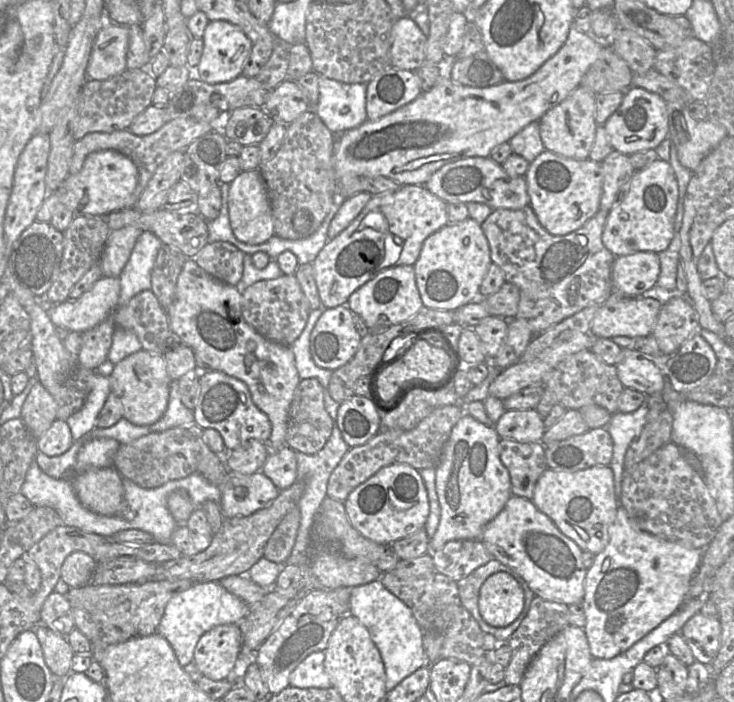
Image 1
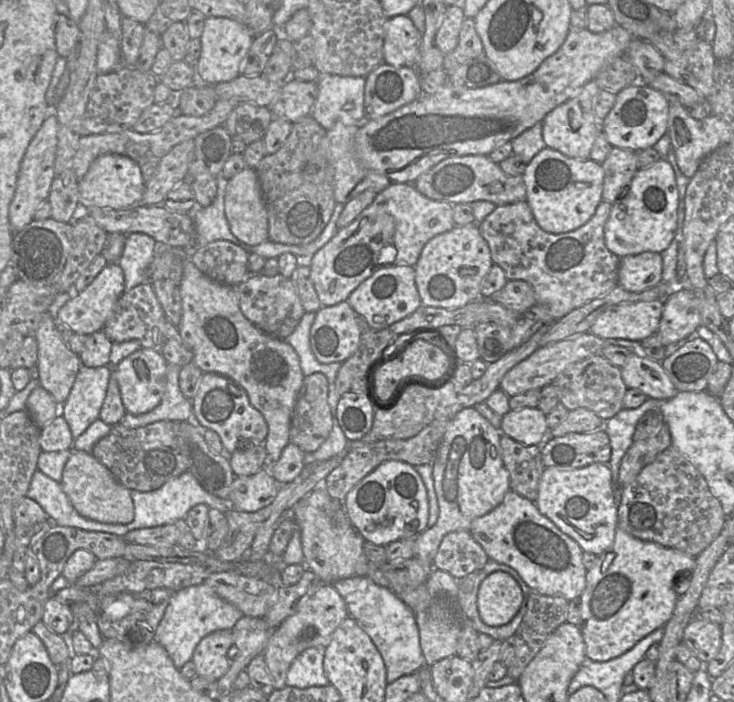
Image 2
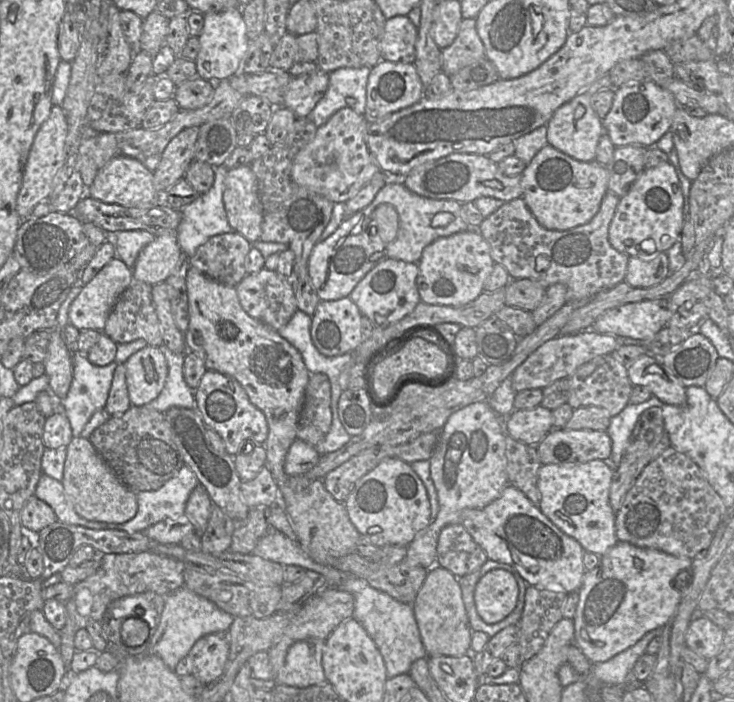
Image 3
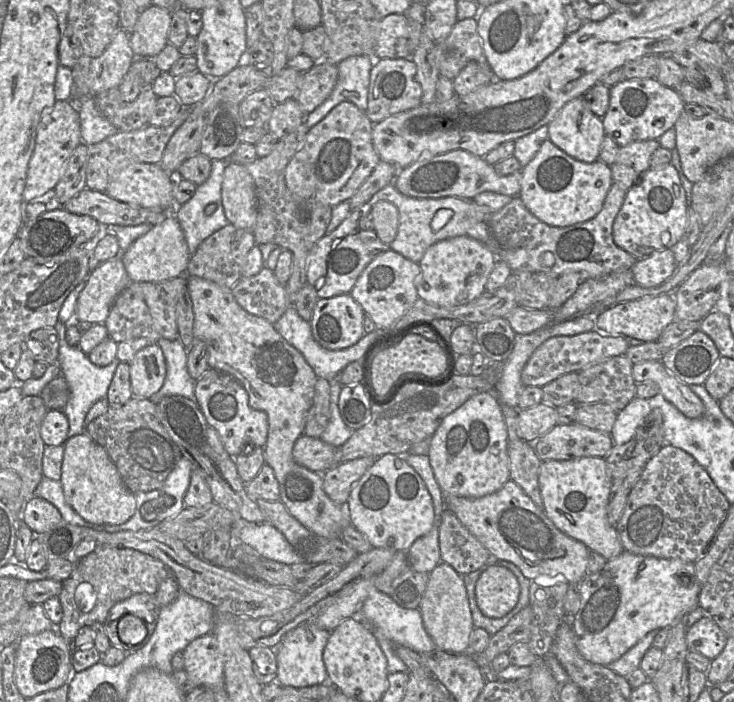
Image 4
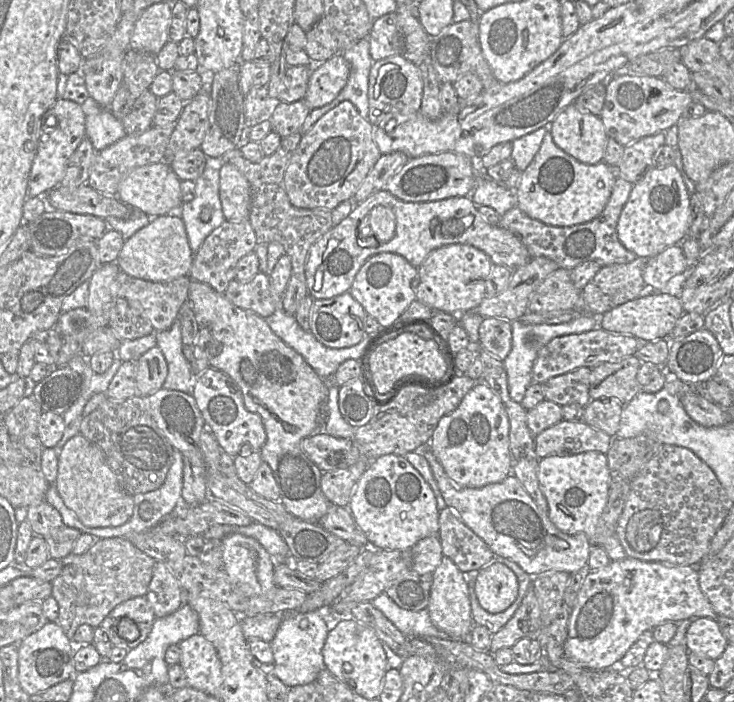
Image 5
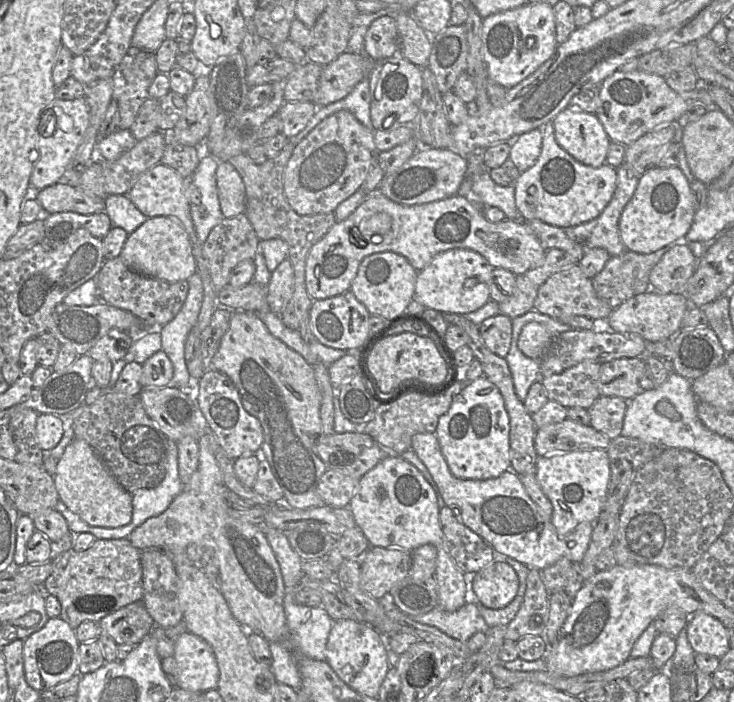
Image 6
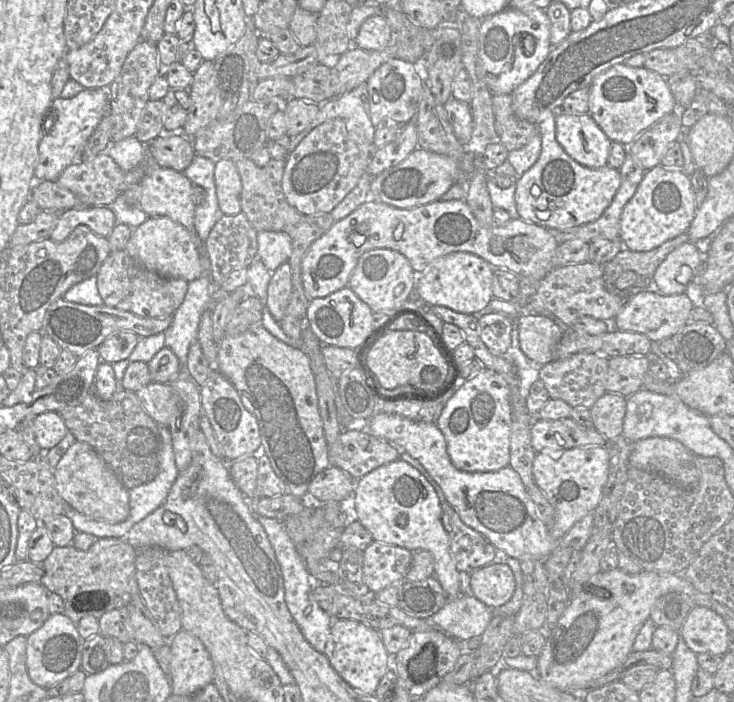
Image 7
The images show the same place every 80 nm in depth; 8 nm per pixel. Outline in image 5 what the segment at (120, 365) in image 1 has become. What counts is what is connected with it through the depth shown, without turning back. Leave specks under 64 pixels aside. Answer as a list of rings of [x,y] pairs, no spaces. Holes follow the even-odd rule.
[[[158,346],[149,349],[135,363],[136,387],[140,396],[148,396],[163,387],[168,366]]]

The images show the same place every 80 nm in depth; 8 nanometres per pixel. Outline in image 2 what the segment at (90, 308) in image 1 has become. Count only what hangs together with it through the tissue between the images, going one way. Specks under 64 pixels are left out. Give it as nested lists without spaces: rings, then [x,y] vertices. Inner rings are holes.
[[[119,263],[107,264],[84,290],[72,294],[72,297],[59,309],[57,320],[69,326],[74,333],[90,335],[100,331],[124,291],[124,273]]]

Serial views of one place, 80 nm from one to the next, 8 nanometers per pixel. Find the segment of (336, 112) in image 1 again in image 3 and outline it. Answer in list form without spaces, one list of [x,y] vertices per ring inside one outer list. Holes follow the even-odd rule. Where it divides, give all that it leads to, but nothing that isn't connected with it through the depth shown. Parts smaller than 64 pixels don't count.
[[[339,68],[330,73],[328,89],[309,117],[317,127],[324,125],[333,114],[347,106],[357,114],[364,115],[371,69]]]

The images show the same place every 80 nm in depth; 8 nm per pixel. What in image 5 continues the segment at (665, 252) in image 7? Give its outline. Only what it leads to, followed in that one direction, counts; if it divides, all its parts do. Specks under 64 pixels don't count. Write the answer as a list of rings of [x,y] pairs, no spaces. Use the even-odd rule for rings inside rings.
[[[636,257],[627,264],[613,264],[601,267],[581,290],[583,313],[602,315],[606,311],[648,292],[649,288],[643,280],[643,271],[648,261],[649,258]]]

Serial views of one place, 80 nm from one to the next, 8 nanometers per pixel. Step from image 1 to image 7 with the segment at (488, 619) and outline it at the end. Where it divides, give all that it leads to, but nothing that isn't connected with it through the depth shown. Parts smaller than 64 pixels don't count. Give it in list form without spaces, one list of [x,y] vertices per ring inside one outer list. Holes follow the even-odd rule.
[[[491,563],[470,573],[471,595],[489,608],[506,604],[515,589],[515,577],[507,564]]]

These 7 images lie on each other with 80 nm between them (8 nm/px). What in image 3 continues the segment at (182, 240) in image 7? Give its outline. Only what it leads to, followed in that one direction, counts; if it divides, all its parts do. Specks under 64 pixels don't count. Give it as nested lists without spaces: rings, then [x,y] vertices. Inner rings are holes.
[[[176,232],[156,236],[138,254],[132,268],[134,281],[155,285],[174,273],[181,255]]]

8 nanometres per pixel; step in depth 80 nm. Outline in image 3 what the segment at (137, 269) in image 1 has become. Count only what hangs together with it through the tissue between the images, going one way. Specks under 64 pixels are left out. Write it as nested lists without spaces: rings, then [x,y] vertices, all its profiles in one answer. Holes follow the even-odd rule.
[[[127,230],[107,233],[115,247],[115,257],[120,258],[130,269],[133,268],[139,252],[155,239],[145,230]]]

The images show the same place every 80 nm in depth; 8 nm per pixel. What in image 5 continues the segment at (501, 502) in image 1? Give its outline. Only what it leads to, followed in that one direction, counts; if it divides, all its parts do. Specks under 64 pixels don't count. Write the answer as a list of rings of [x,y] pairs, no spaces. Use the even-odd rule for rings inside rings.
[[[477,381],[458,407],[439,420],[428,447],[459,487],[479,488],[501,482],[512,472],[508,417],[500,398],[483,381]],[[438,535],[418,541],[411,549],[411,569],[420,574],[432,574],[440,565],[443,555]]]

